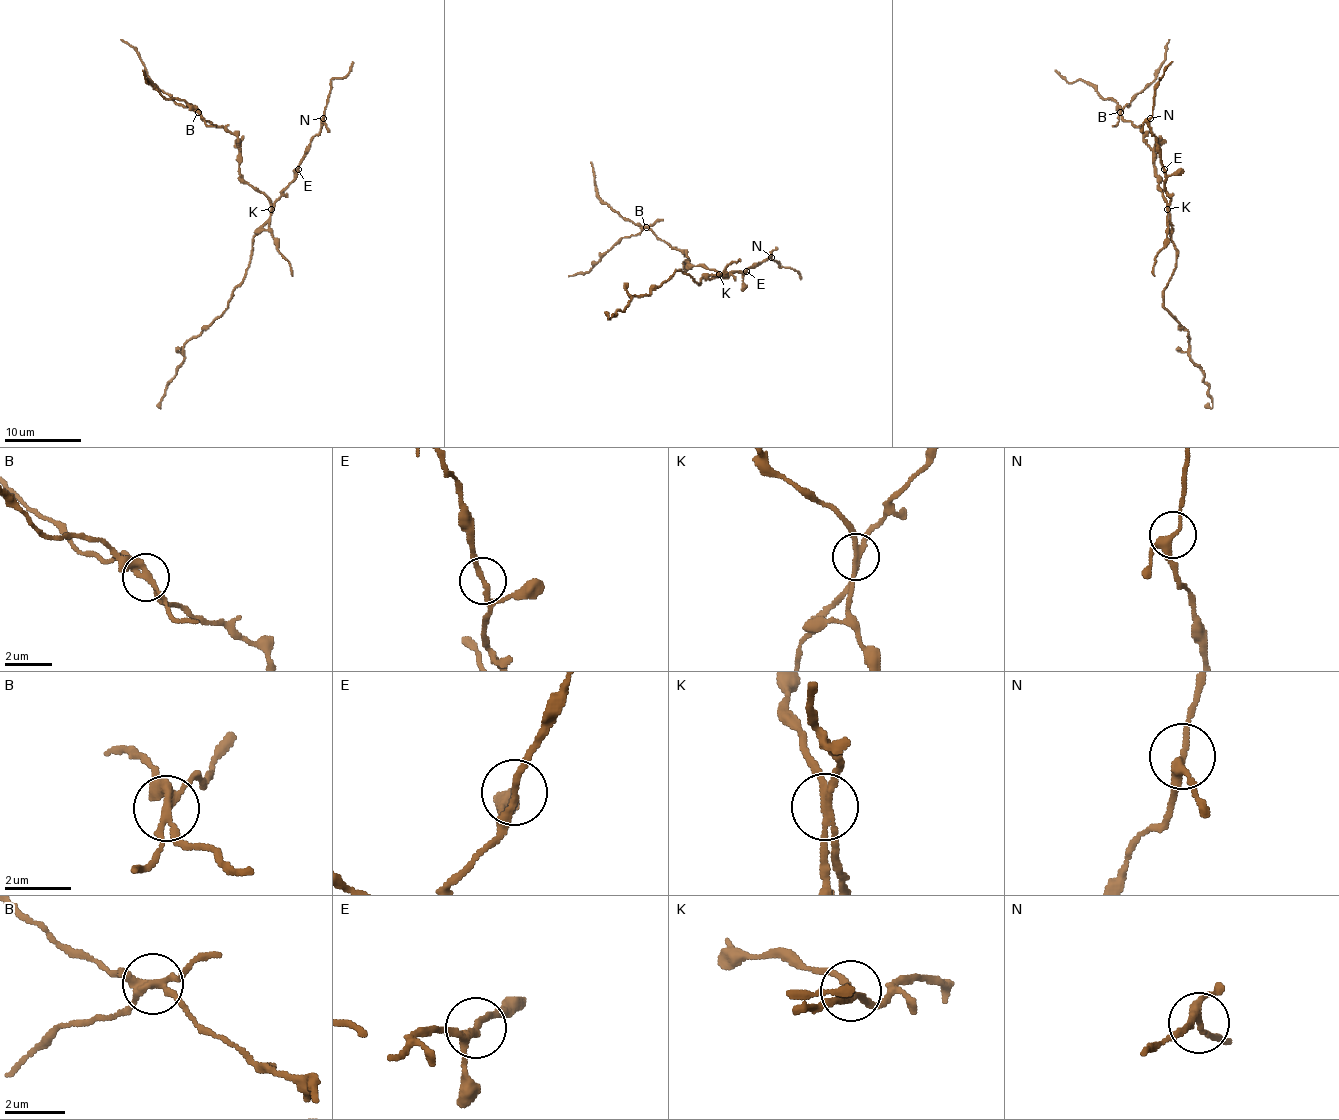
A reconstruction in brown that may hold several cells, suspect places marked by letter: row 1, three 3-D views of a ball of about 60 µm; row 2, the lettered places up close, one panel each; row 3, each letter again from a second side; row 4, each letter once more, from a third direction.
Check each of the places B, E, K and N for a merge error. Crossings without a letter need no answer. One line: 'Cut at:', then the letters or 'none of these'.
Cut at: B, K

